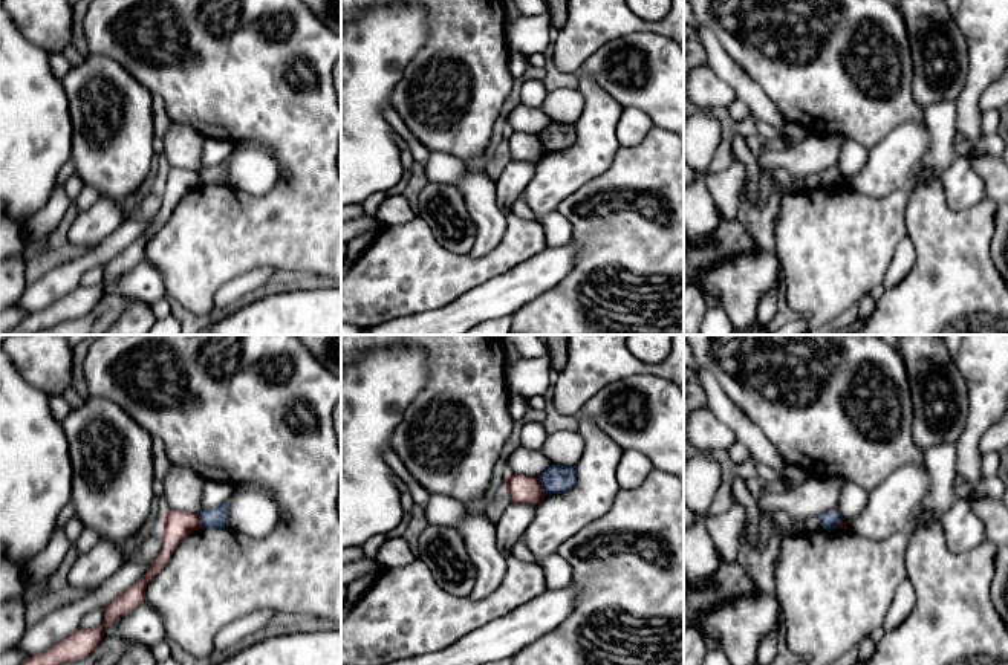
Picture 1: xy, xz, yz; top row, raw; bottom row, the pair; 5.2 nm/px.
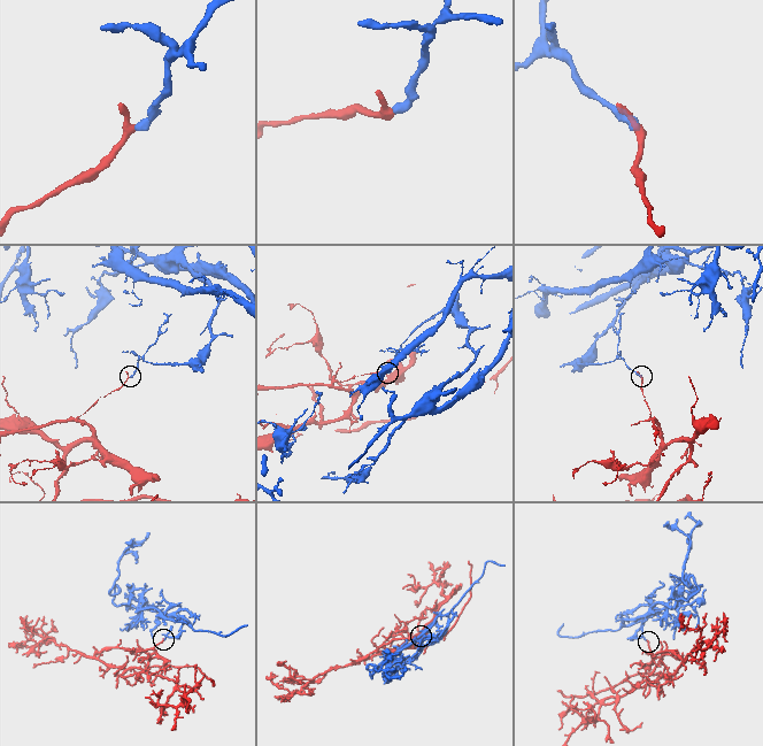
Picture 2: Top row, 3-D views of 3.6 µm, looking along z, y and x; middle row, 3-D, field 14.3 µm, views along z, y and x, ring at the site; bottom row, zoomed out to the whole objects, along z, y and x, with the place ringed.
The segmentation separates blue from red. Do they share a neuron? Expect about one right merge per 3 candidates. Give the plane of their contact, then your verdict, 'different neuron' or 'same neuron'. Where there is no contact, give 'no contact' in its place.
xz | different neuron

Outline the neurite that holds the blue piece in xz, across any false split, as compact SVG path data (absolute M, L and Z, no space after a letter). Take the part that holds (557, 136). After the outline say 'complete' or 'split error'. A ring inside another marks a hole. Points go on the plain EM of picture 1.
M551 122L538 133L538 139L546 153L571 148L577 142L575 124Z; complete

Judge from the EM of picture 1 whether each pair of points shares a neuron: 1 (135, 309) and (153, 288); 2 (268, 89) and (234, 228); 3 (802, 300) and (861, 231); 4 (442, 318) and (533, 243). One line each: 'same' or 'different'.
1: different
2: same
3: same
4: different

